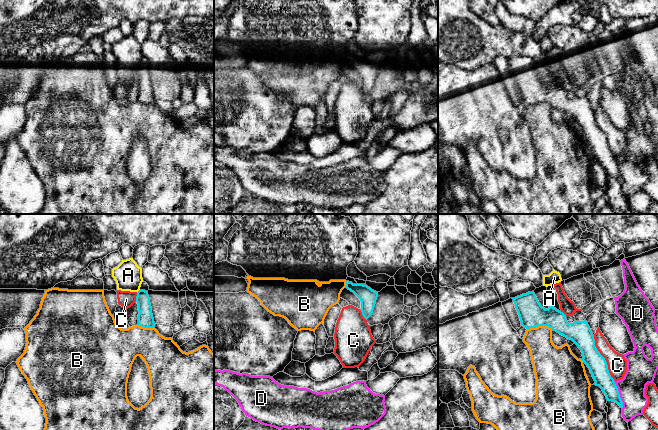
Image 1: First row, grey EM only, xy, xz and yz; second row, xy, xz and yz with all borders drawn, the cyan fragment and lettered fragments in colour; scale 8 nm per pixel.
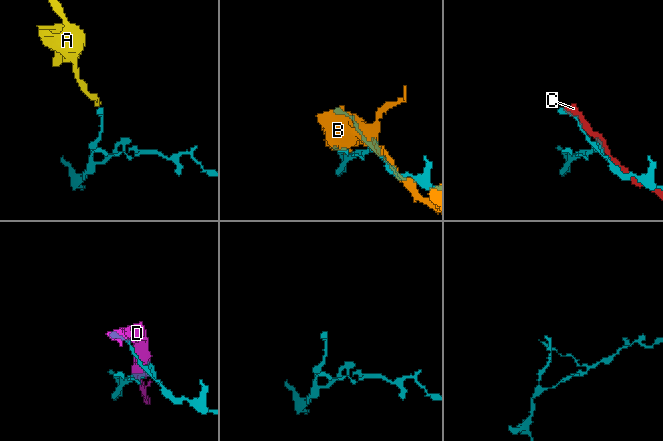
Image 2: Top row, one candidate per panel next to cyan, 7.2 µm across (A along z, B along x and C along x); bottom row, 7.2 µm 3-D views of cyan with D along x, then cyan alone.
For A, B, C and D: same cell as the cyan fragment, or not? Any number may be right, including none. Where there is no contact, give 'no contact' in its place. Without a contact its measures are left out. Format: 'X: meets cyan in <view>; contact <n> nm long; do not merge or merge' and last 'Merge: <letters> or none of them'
A: meets cyan in xy; contact 40 nm long; do not merge
B: meets cyan in yz; contact 200 nm long; do not merge
C: meets cyan in yz; contact 400 nm long; do not merge
D: meets cyan in yz; contact 240 nm long; do not merge
Merge: none of them

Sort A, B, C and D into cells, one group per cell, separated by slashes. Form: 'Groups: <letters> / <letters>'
Groups: A C / B / D

